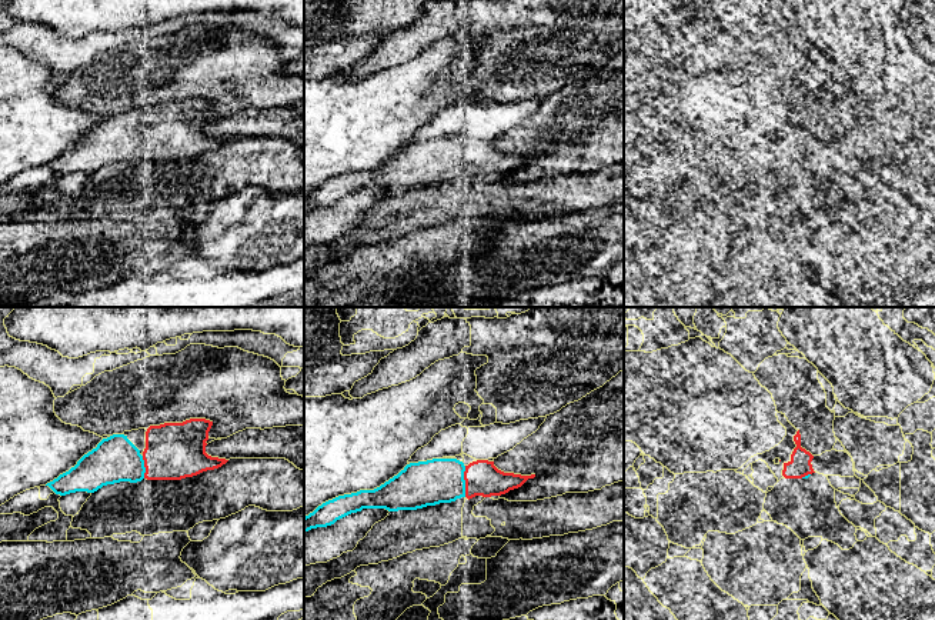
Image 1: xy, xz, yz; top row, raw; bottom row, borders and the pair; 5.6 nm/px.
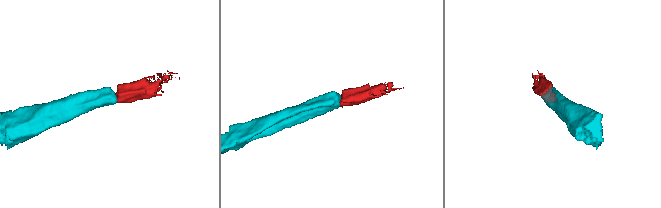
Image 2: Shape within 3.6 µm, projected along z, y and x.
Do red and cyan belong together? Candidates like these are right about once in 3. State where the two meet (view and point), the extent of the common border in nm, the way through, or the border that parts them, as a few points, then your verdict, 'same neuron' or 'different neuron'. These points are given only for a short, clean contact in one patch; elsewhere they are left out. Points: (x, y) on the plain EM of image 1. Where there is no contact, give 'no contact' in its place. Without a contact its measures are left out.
xz (466, 162) | 180 nm | same neuron

